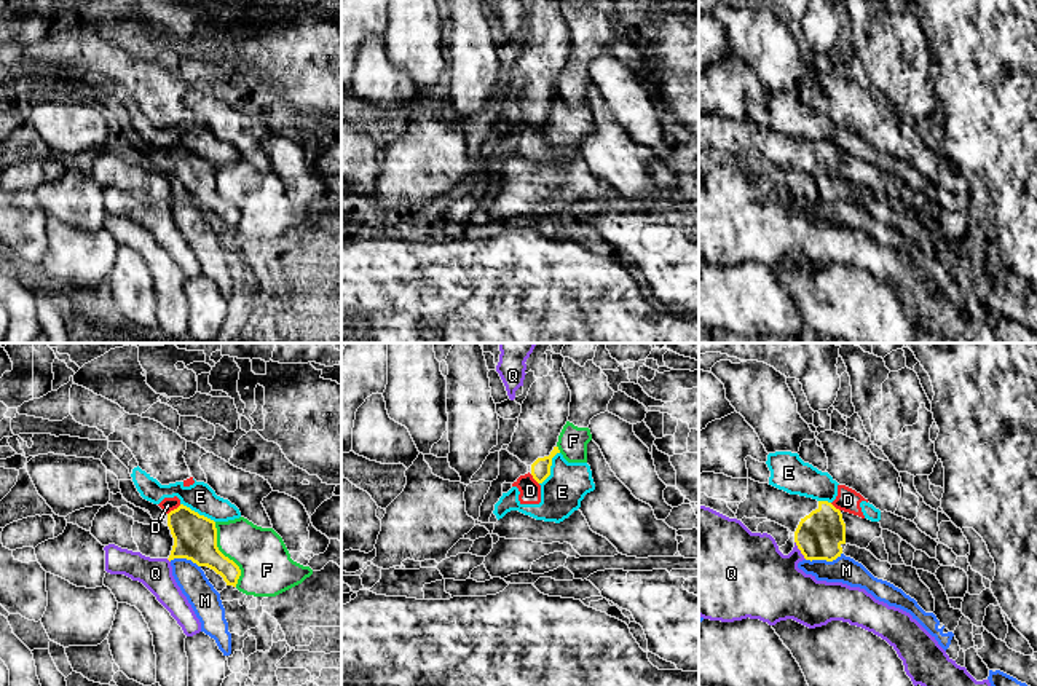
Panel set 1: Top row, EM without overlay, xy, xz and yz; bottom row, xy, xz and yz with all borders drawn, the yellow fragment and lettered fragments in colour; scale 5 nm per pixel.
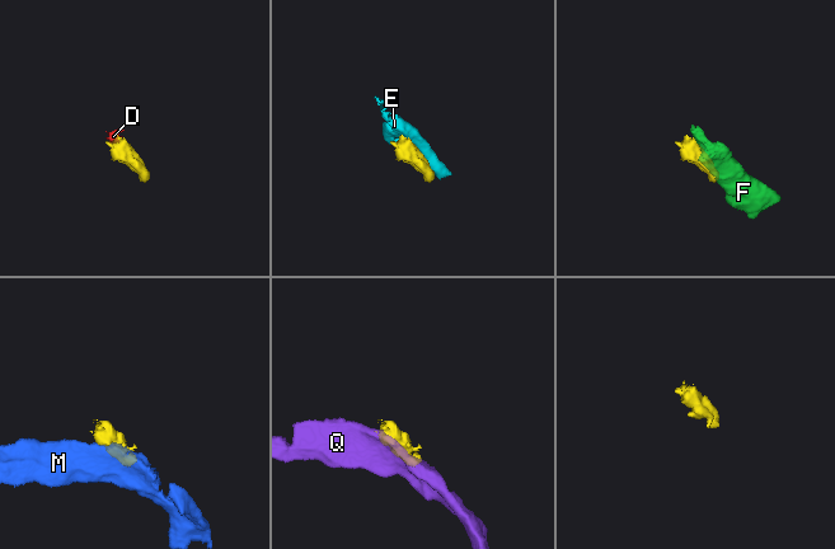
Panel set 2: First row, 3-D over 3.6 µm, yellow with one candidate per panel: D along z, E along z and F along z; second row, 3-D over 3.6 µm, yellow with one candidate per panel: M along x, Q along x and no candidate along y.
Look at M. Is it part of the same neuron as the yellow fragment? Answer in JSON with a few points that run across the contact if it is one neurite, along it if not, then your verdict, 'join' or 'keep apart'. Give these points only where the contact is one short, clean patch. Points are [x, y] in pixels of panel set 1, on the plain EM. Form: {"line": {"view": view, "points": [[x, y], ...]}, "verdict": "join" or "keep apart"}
{"line": {"view": "yz", "points": [[841, 195], [831, 203], [806, 203]]}, "verdict": "keep apart"}

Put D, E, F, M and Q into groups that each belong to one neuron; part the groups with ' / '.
D E / F / M / Q

